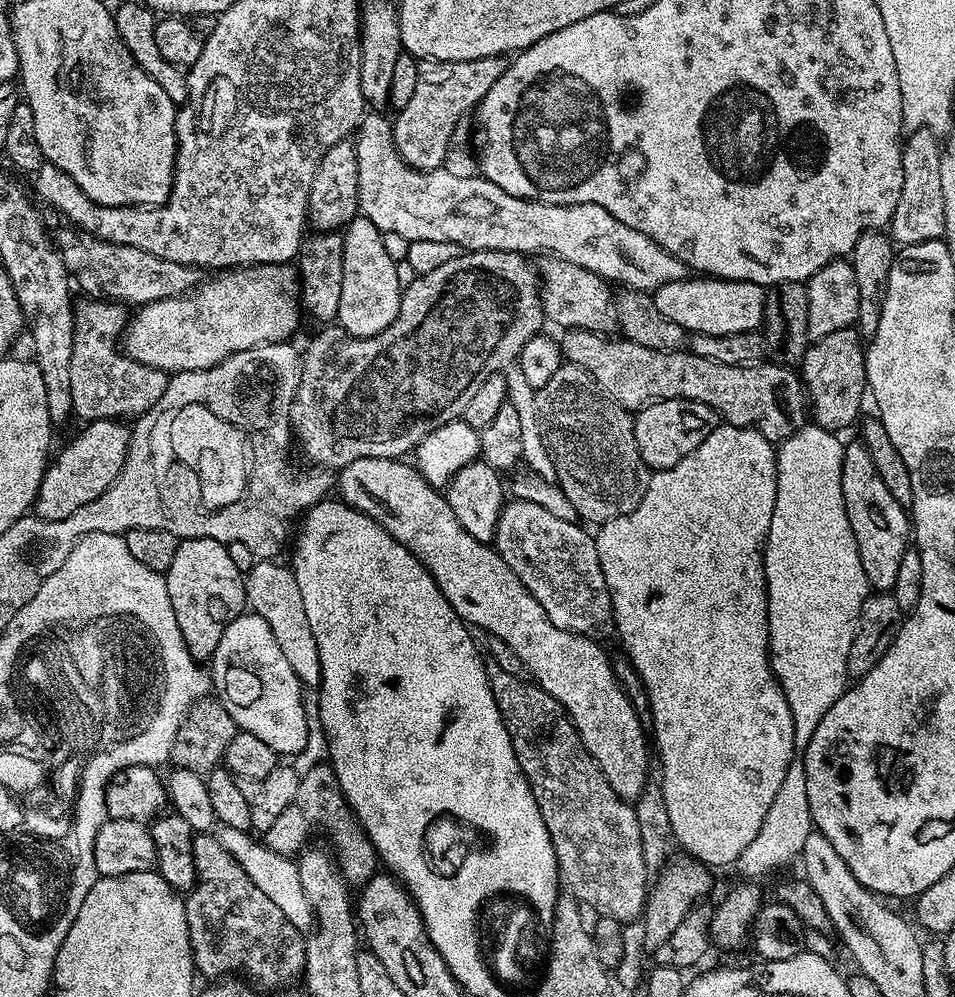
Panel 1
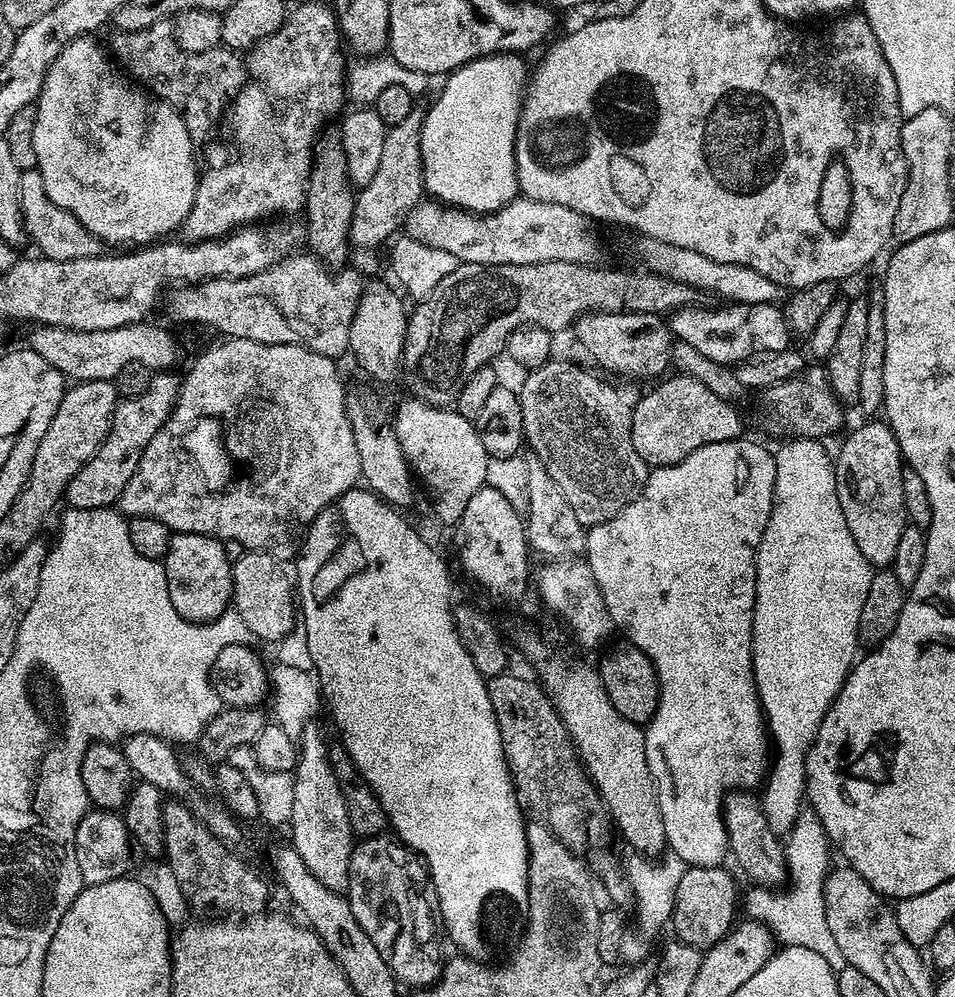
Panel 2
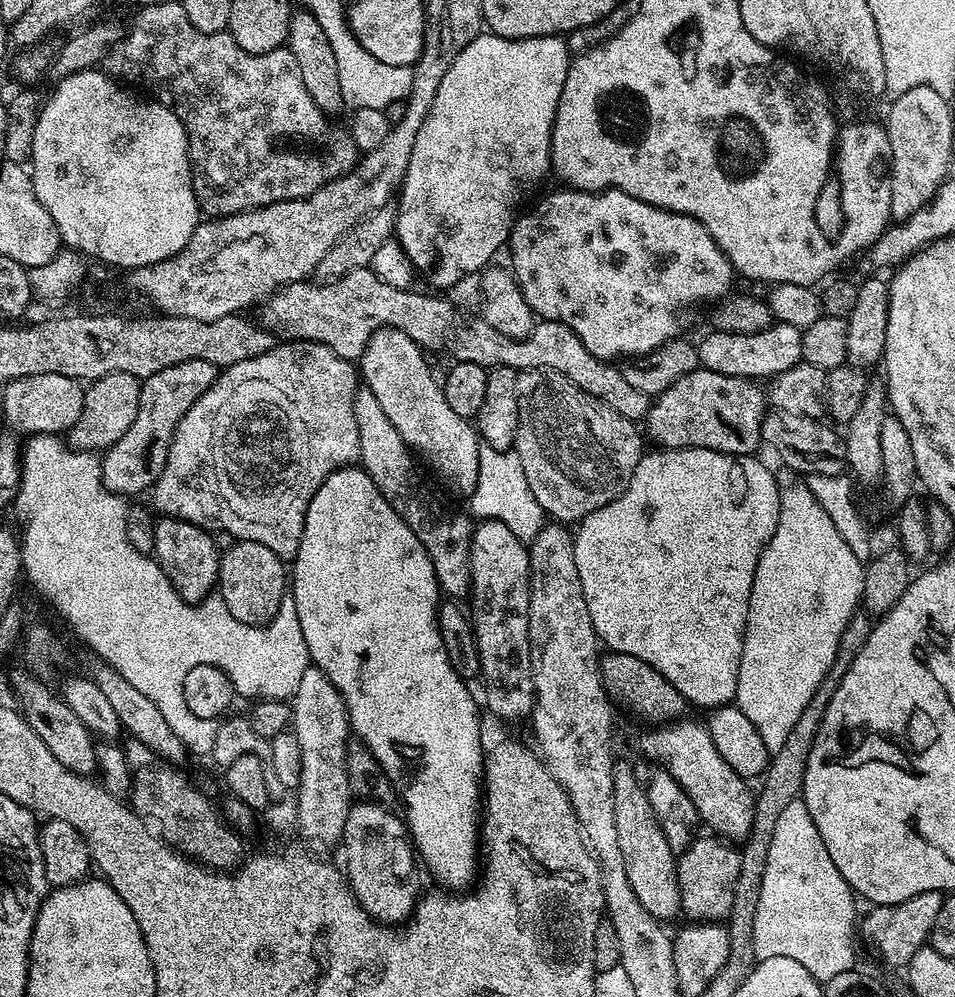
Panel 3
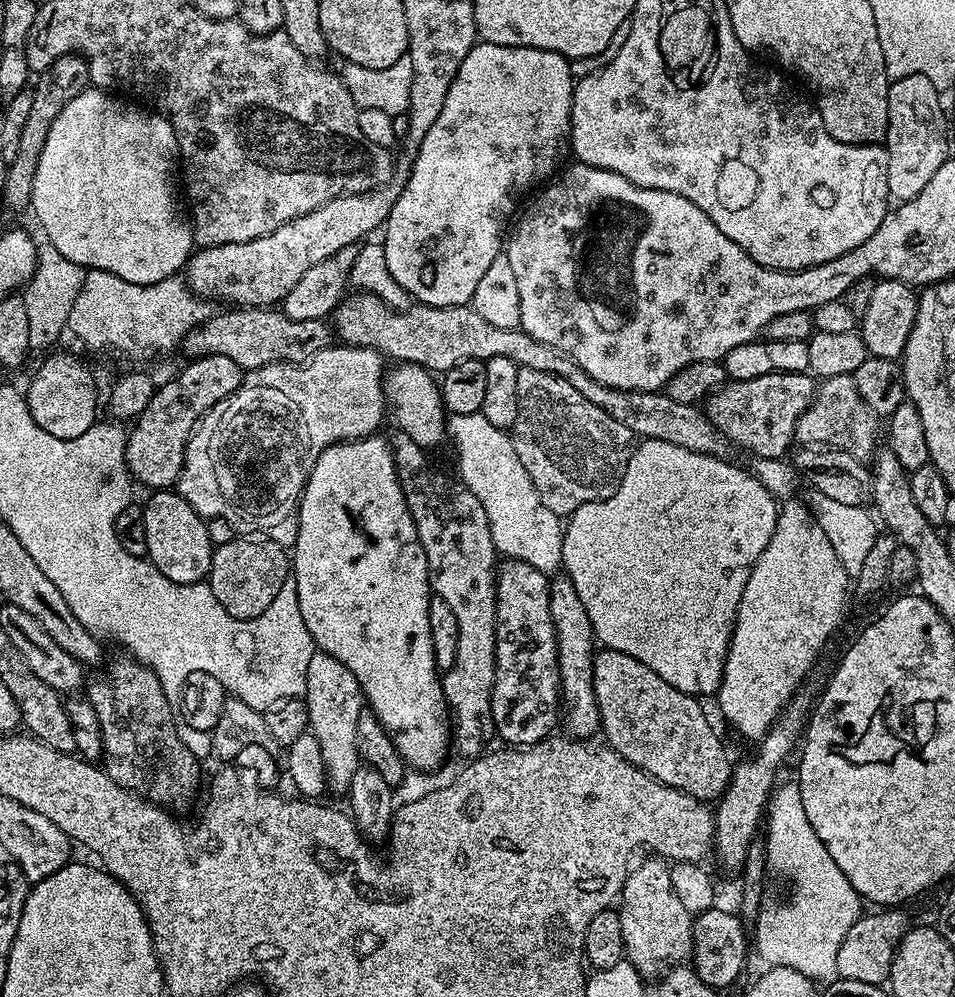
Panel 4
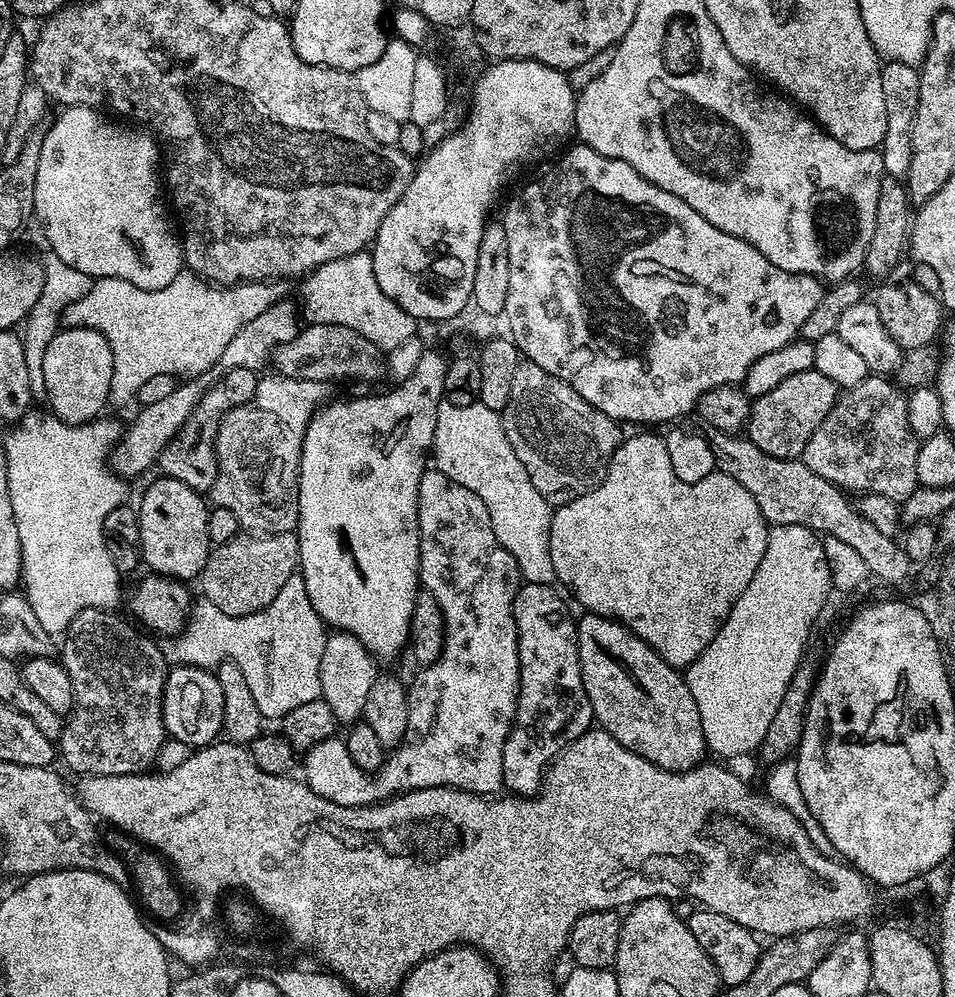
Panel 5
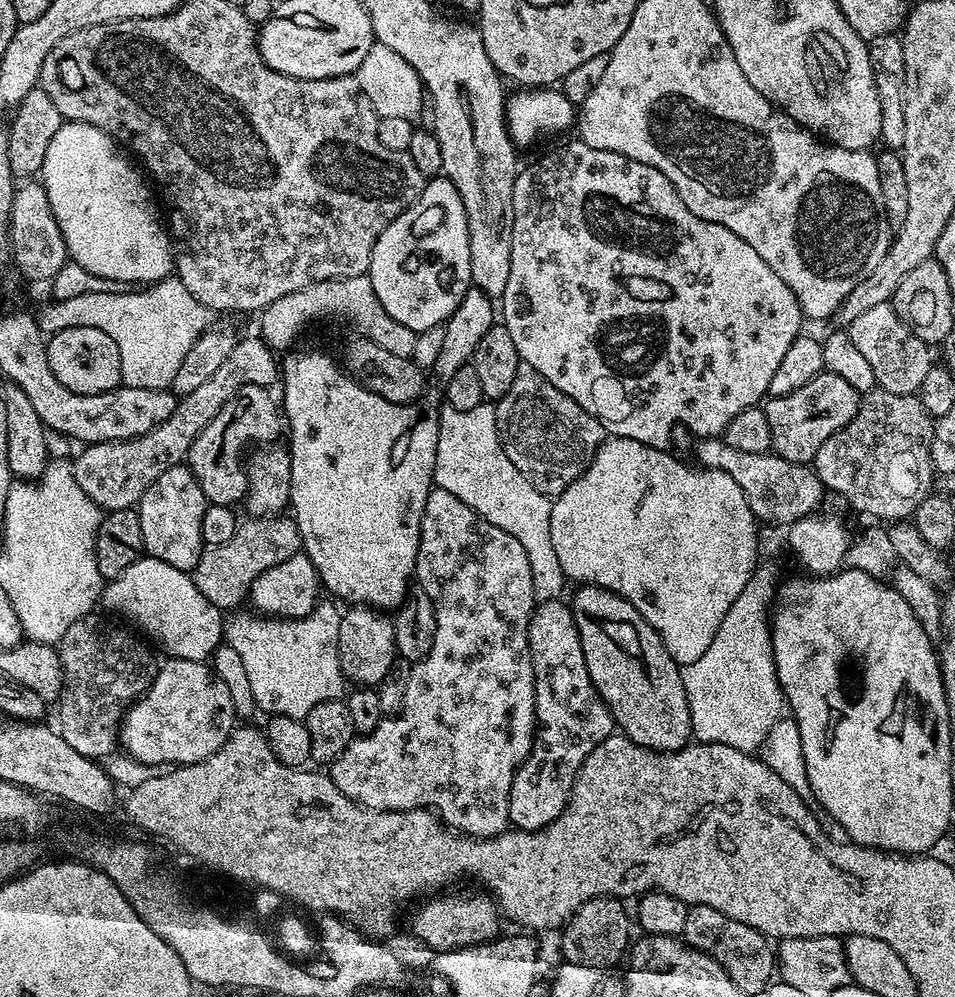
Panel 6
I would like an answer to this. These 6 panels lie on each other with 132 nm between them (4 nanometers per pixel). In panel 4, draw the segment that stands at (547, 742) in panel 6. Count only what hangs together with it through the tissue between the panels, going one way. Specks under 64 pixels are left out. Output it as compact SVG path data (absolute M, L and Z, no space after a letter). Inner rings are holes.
M505 559L496 570L496 665L490 724L508 746L547 740L553 735L552 727L558 724L560 675L556 669L556 631L550 618L549 583L545 573L521 560Z

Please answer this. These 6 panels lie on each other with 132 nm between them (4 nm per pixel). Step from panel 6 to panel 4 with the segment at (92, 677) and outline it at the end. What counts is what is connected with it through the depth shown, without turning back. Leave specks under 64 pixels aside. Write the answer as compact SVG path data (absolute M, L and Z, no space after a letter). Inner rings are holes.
M125 659L114 661L108 668L108 676L100 676L97 680L89 679L86 684L86 698L94 706L102 730L103 767L109 778L118 782L118 786L129 788L136 795L143 796L149 804L171 806L173 809L184 808L195 798L196 791L200 788L201 761L182 744L176 733L177 721L172 718L173 705L163 692L159 678L140 661Z

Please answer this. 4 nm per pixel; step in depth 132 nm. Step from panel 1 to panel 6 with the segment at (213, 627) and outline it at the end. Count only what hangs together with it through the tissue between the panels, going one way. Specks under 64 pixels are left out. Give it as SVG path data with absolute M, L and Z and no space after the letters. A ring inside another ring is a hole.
M184 464L170 466L142 494L138 505L142 522L144 552L149 557L160 559L182 572L191 573L198 566L206 547L202 538L202 514L206 514L208 500L198 478Z

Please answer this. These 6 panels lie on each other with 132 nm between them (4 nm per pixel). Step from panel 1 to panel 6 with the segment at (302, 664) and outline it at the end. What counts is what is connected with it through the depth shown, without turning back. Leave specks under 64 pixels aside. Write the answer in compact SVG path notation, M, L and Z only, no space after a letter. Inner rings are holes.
M288 514L275 516L256 516L245 522L237 523L234 538L222 542L222 546L205 547L198 566L190 573L198 590L209 603L221 610L236 607L243 599L249 597L252 583L276 563L286 562L288 558L299 553L300 531L295 519Z

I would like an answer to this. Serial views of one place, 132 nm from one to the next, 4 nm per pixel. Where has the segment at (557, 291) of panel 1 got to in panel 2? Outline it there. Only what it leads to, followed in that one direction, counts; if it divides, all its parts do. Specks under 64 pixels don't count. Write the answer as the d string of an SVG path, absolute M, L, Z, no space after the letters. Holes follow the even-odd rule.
M594 312L576 319L575 332L577 342L608 372L644 380L647 376L663 377L669 371L674 337L659 316L641 312Z

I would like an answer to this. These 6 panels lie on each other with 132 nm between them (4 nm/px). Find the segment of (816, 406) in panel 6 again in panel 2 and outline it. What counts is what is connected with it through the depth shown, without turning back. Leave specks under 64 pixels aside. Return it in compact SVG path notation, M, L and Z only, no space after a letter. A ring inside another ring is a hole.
M672 374L657 384L660 385L650 389L640 401L632 404L634 450L638 450L638 458L642 458L642 462L652 468L670 466L682 462L686 454L694 454L694 450L710 446L710 442L741 439L741 409L718 398L718 394L702 386L698 378Z

